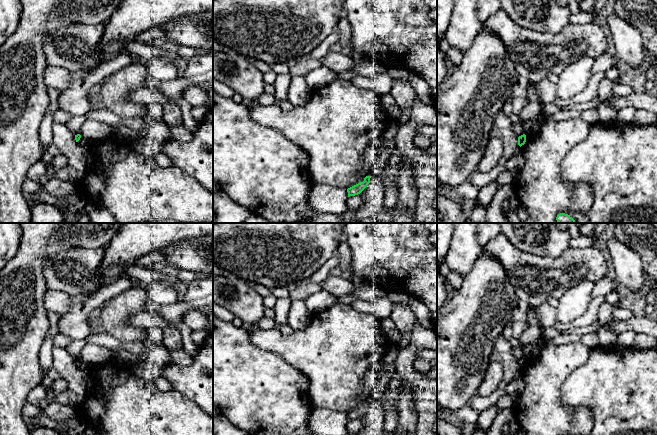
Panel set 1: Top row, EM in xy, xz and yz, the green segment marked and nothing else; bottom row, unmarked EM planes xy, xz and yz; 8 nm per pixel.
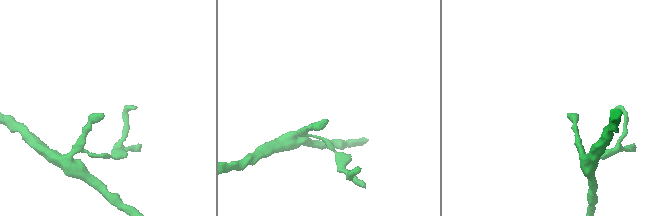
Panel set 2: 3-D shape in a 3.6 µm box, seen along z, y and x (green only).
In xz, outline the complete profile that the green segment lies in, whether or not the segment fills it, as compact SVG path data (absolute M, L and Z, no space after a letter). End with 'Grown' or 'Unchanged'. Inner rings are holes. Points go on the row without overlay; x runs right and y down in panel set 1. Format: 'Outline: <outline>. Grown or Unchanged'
Outline: M366 400L364 402L363 406L360 406L358 408L348 412L347 413L348 421L360 418L368 410L368 408L371 406L370 402L371 402L370 400Z. Unchanged

